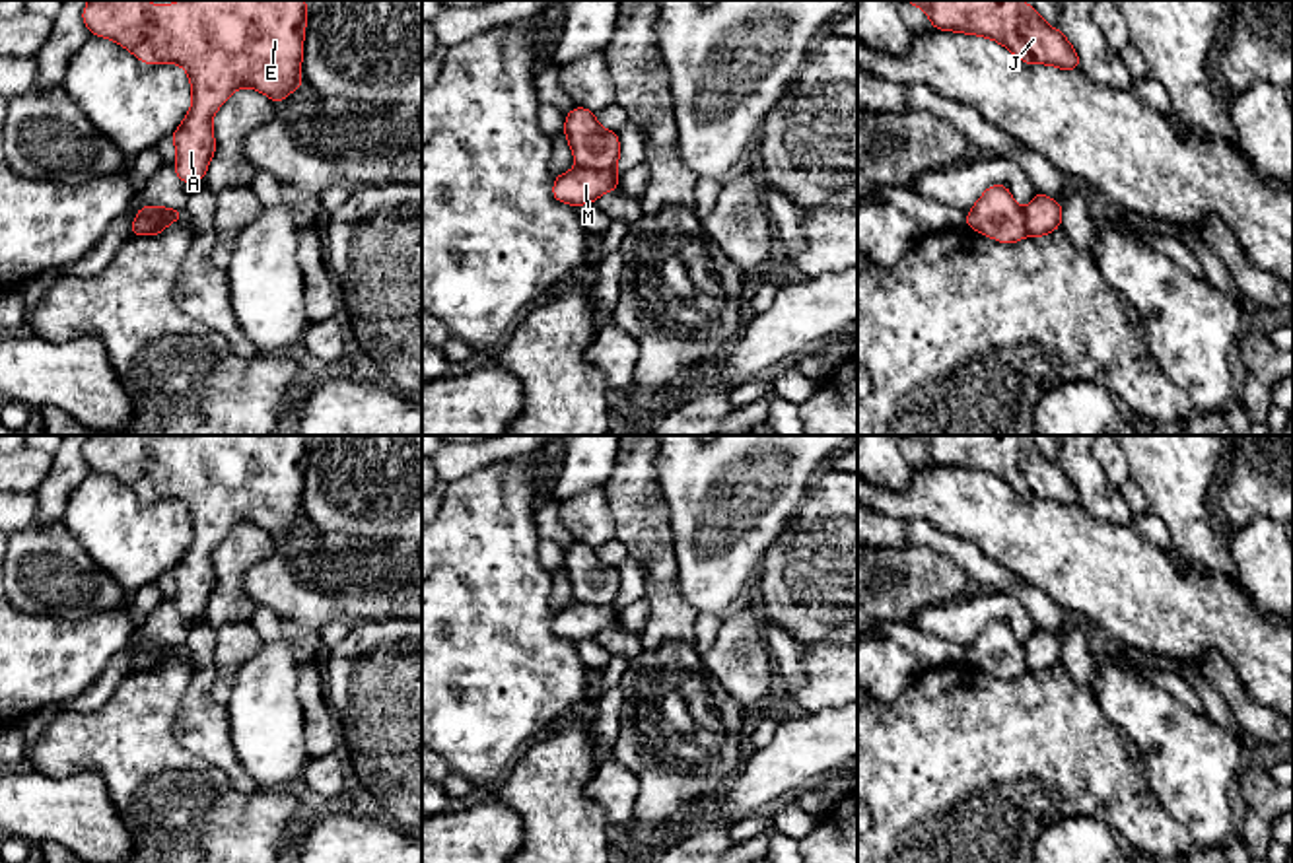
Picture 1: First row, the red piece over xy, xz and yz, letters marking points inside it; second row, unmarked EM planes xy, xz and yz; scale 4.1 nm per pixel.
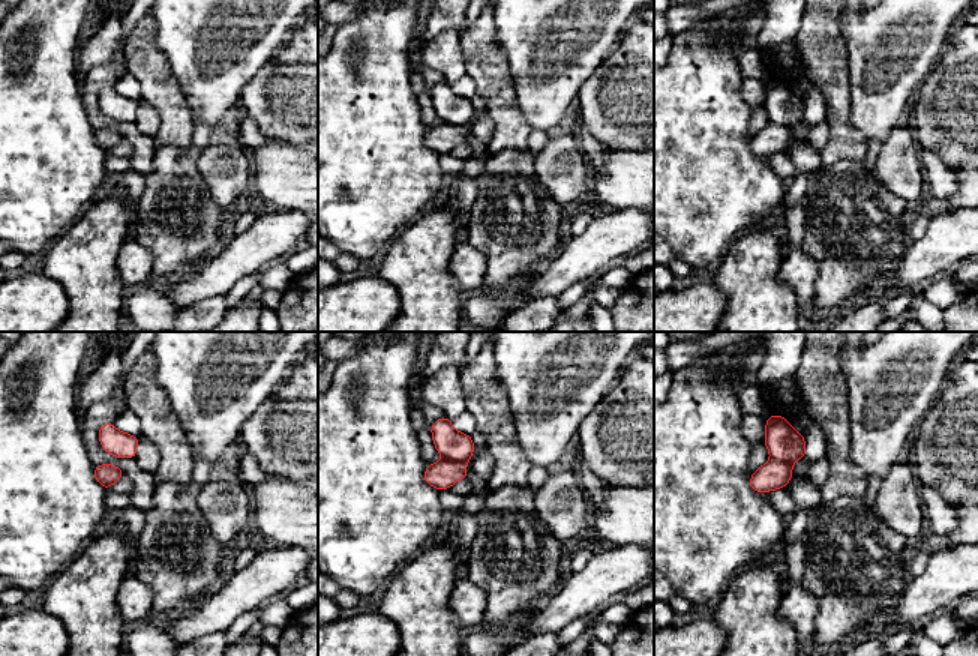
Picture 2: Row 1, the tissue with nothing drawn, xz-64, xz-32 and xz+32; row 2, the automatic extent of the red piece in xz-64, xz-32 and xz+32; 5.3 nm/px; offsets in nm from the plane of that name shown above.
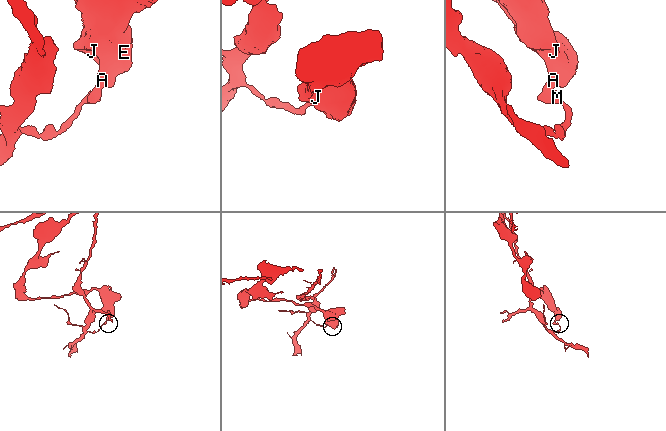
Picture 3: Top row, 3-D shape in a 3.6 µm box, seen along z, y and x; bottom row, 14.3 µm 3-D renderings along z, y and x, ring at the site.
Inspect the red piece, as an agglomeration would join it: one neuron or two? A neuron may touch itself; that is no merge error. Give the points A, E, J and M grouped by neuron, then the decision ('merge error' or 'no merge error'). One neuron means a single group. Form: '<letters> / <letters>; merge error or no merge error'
A E J / M; merge error

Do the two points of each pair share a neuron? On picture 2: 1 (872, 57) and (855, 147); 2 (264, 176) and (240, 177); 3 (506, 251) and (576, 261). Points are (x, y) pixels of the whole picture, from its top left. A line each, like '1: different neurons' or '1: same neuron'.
1: different neurons
2: different neurons
3: different neurons

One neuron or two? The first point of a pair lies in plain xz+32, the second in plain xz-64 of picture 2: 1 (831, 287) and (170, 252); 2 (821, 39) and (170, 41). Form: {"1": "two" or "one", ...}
{"1": "one", "2": "two"}

